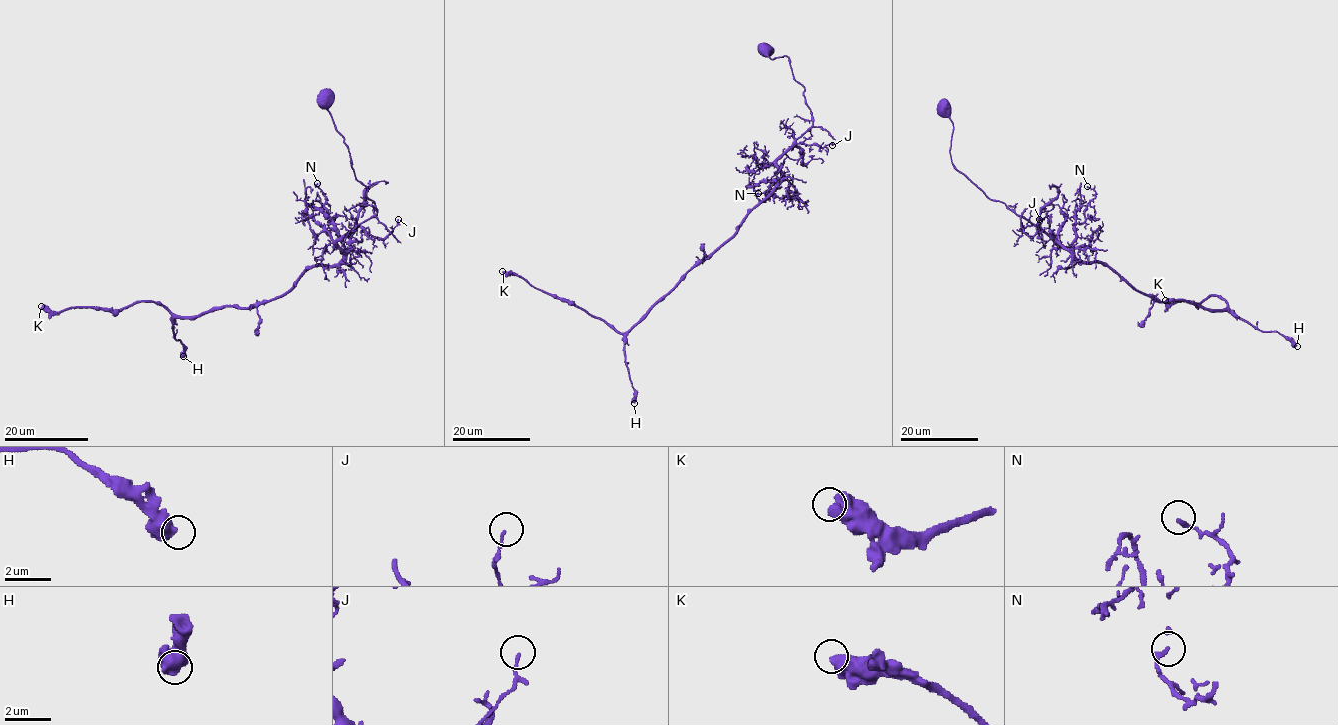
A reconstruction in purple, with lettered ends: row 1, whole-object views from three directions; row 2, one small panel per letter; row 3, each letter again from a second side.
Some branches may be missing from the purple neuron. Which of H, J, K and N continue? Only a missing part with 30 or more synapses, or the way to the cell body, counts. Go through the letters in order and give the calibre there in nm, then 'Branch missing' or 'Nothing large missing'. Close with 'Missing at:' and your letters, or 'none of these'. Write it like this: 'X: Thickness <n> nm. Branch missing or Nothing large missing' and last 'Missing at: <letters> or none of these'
H: Thickness 500 nm. Nothing large missing
J: Thickness 120 nm. Nothing large missing
K: Thickness 600 nm. Nothing large missing
N: Thickness 200 nm. Nothing large missing
Missing at: none of these

